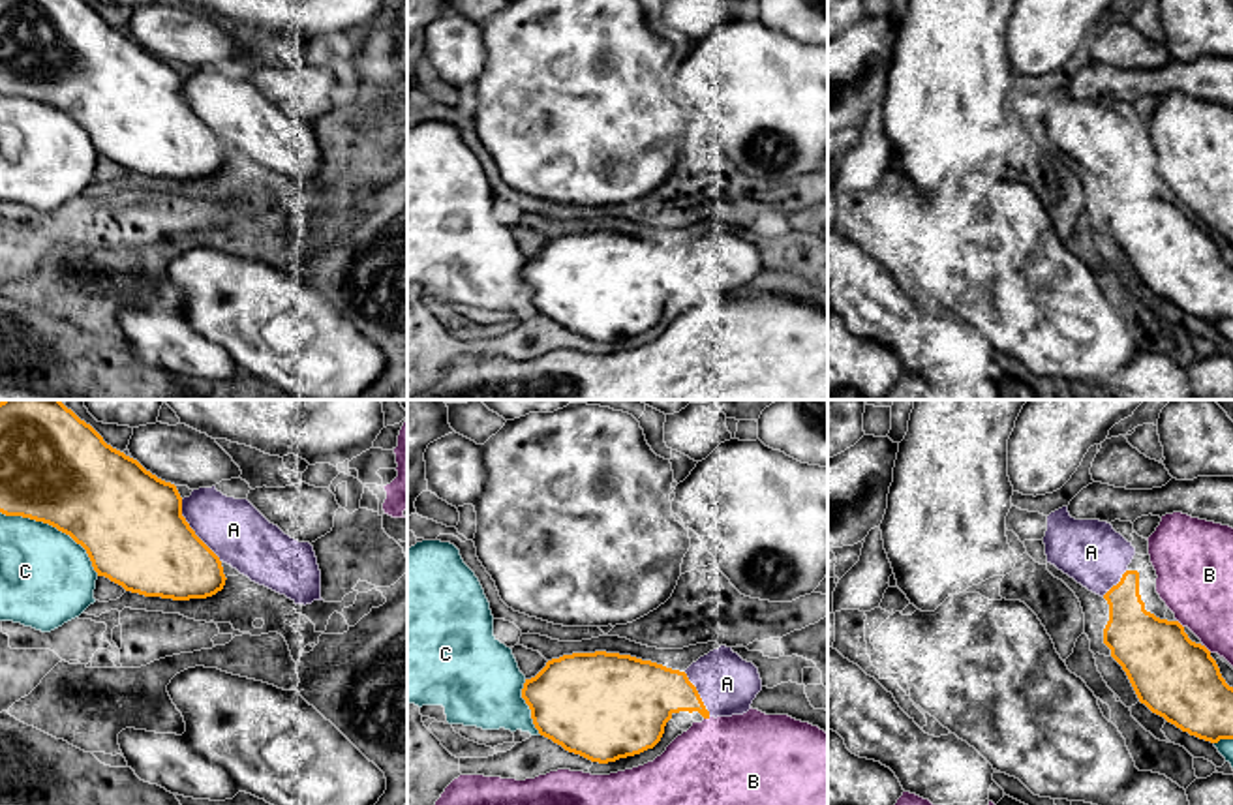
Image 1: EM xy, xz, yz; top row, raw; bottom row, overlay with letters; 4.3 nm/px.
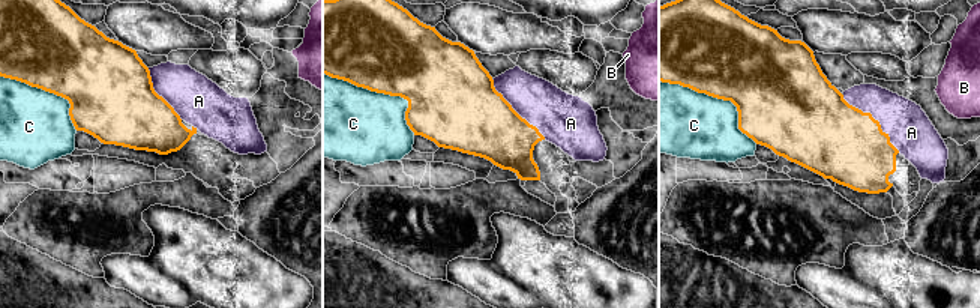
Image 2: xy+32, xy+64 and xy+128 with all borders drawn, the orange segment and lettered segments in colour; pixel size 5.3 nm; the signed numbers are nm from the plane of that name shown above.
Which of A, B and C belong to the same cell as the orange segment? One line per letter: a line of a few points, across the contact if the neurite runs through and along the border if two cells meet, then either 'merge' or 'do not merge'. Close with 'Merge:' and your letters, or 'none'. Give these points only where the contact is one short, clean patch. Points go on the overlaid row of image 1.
A: merge
B: do not merge
C: do not merge
Merge: A

